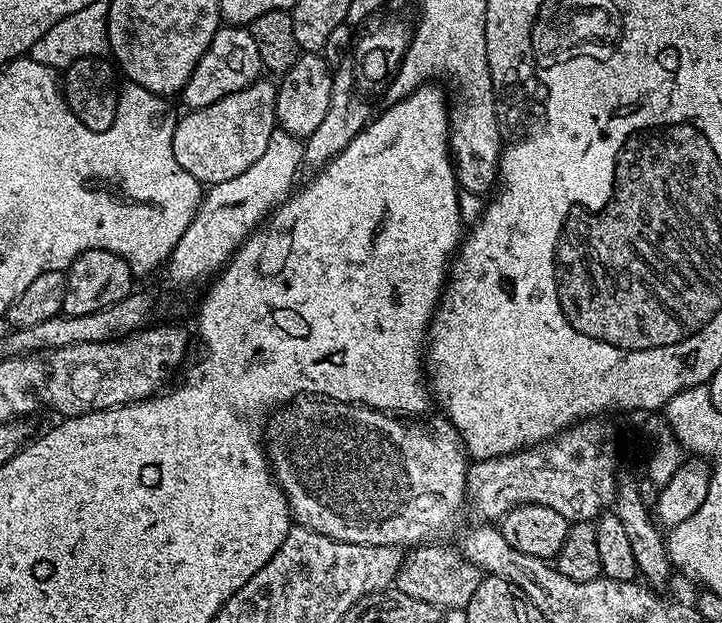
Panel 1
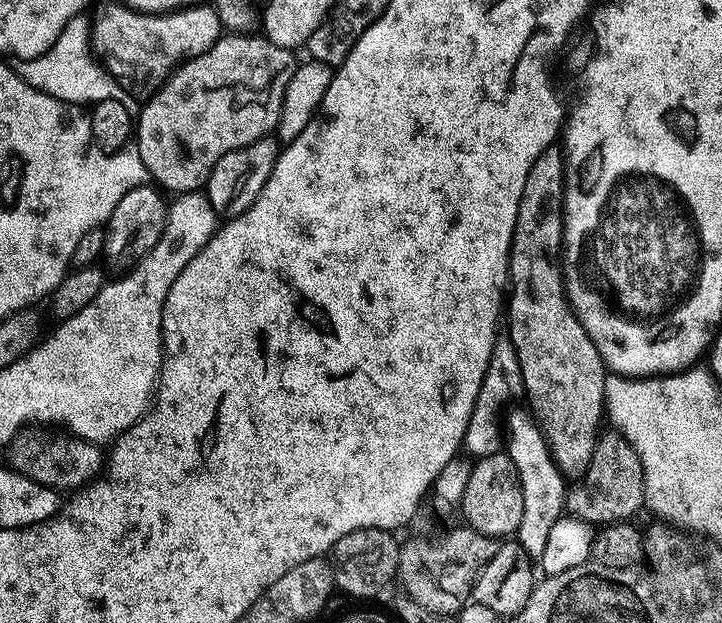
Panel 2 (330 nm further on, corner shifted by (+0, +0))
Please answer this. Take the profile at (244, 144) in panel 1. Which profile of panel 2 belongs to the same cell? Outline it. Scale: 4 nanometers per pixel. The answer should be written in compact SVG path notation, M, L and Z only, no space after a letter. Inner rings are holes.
M224 34L218 42L214 42L214 46L210 46L210 50L206 50L206 54L198 54L193 60L185 60L183 64L177 67L176 71L164 81L163 85L151 93L147 97L148 105L141 110L140 116L138 112L138 123L134 128L134 144L136 140L135 151L140 157L140 163L143 171L153 176L151 179L155 181L161 189L169 188L172 194L183 194L185 192L194 192L203 189L208 183L212 167L218 162L218 158L222 158L231 152L239 152L240 149L250 146L256 140L263 140L269 134L275 133L276 125L280 122L280 111L284 105L284 95L290 86L290 78L296 73L298 60L295 60L293 53L289 49L282 46L274 46L274 42L265 40L263 35L256 34Z

